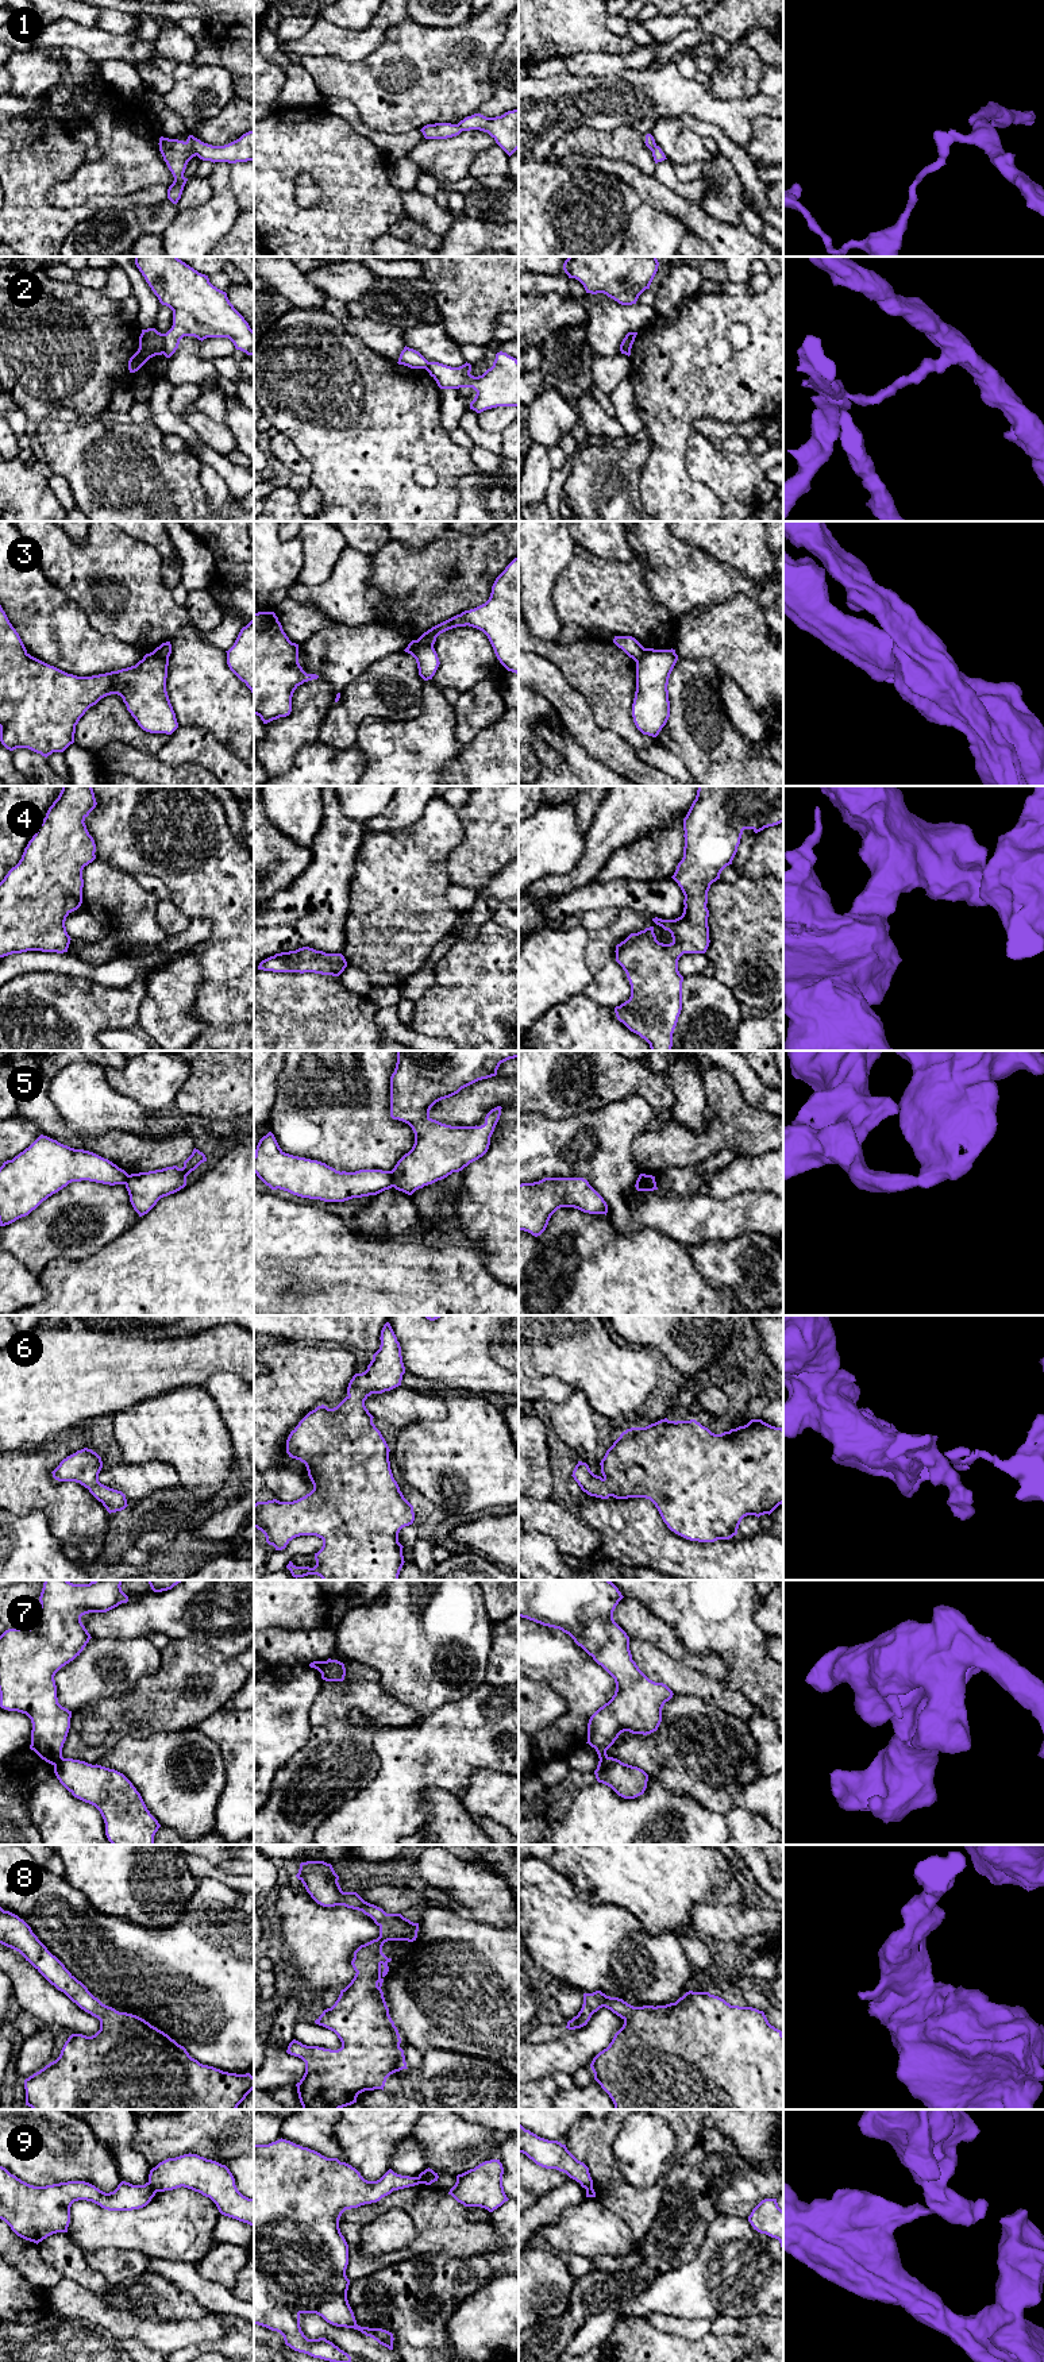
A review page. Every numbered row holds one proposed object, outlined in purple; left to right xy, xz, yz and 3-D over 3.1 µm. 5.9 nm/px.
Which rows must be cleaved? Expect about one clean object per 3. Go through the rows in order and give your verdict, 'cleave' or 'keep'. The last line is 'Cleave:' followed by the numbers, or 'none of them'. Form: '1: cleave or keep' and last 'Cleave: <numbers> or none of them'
1: cleave
2: cleave
3: cleave
4: keep
5: cleave
6: keep
7: cleave
8: keep
9: cleave
Cleave: 1, 2, 3, 5, 7, 9

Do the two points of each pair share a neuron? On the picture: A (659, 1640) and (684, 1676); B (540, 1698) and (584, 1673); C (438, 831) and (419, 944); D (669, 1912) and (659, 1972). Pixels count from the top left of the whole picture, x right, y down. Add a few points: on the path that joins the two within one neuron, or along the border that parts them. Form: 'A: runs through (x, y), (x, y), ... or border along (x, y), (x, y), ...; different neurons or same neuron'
A: border along (642, 1640), (698, 1669); different neurons
B: border along (532, 1677), (566, 1703), (553, 1723); different neurons
C: runs through (415, 859), (415, 916); same neuron
D: border along (638, 1918), (650, 1933), (674, 1933), (677, 1935); different neurons

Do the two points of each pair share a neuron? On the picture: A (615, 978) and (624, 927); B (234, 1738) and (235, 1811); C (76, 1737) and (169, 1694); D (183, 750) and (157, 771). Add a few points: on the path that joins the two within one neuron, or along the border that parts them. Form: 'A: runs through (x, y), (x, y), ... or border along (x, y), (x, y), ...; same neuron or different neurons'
A: runs through (608, 966), (608, 943), (612, 939); same neuron
B: runs through (238, 1756), (238, 1794); same neuron
C: runs through (88, 1710), (142, 1710); same neuron
D: border along (155, 754), (161, 760), (170, 765), (197, 763); different neurons

